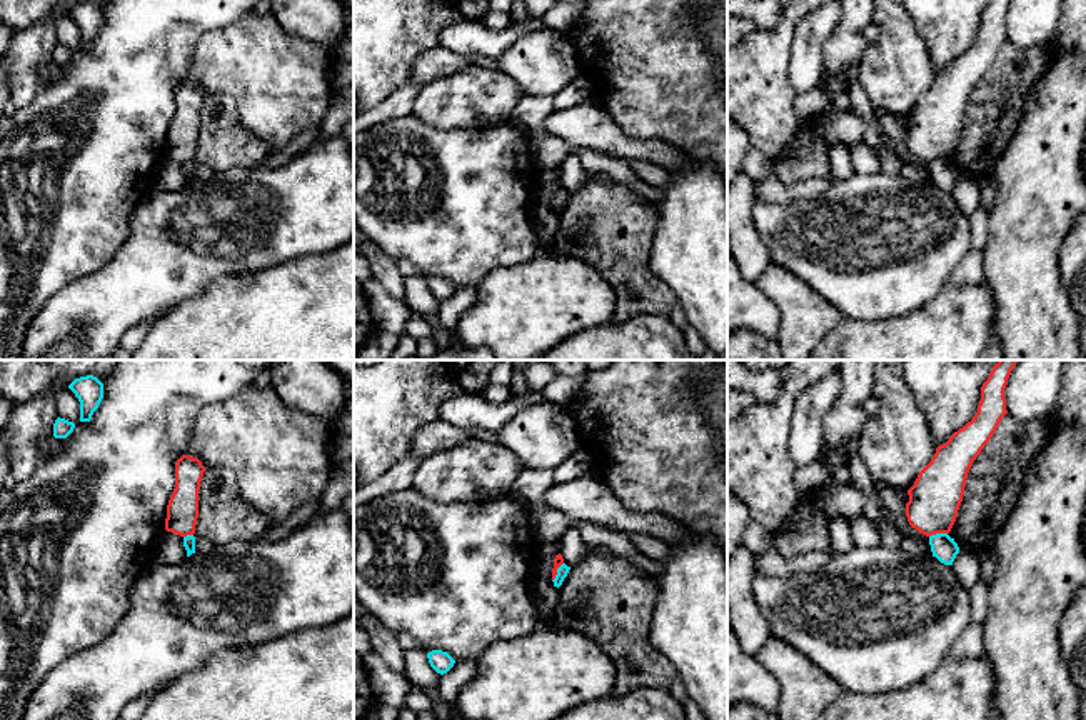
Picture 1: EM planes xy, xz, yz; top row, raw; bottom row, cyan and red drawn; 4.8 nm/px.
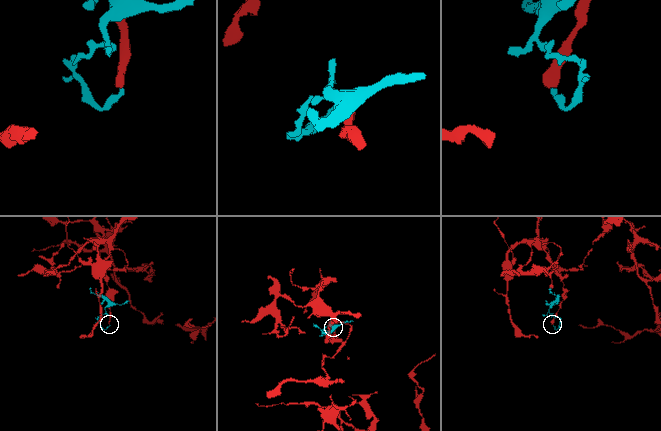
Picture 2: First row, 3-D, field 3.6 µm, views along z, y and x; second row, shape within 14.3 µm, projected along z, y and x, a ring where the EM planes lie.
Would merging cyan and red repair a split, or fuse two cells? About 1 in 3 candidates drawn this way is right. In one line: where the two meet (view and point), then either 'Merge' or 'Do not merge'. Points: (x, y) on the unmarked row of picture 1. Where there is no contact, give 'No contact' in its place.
Touches cyan at yz (938, 160). Do not merge

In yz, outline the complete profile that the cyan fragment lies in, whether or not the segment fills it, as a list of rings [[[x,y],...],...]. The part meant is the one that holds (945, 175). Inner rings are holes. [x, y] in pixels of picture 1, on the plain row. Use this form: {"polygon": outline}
{"polygon": [[[936,160],[929,163],[929,172],[933,183],[936,183],[944,192],[953,192],[959,173],[948,160]]]}

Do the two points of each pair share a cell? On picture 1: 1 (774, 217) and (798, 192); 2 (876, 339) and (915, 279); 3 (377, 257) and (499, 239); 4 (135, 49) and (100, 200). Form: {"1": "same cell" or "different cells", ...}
{"1": "different cells", "2": "different cells", "3": "different cells", "4": "same cell"}

